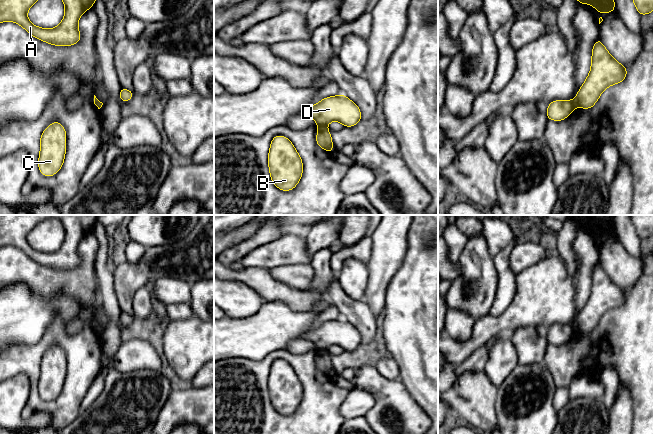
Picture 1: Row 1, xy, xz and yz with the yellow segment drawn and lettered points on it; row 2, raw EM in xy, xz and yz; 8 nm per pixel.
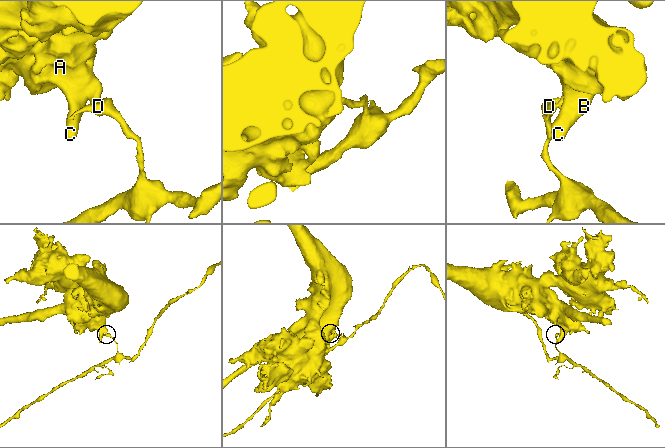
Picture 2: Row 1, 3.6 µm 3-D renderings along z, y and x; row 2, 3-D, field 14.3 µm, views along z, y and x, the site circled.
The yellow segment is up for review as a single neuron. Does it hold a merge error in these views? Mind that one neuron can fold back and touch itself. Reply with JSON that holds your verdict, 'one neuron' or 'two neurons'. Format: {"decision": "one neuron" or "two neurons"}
{"decision": "two neurons"}

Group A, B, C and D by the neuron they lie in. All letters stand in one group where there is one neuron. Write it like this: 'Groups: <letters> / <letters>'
Groups: A B C / D

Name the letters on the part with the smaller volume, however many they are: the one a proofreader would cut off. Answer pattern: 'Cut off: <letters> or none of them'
Cut off: D

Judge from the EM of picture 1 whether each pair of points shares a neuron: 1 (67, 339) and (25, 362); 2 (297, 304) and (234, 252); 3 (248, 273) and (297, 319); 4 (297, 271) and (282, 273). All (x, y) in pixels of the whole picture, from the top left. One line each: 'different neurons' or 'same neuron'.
1: same neuron
2: different neurons
3: different neurons
4: same neuron

